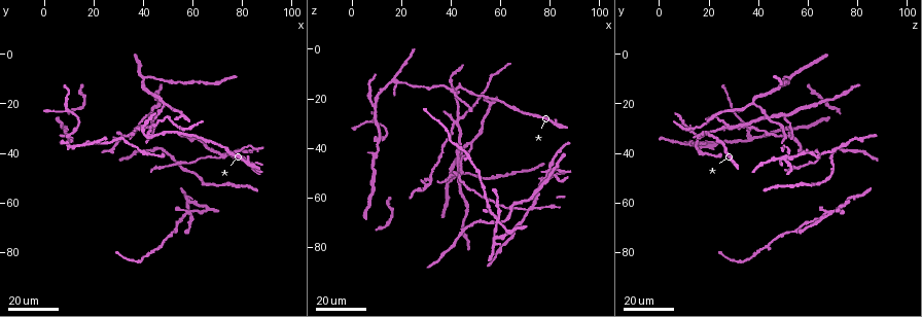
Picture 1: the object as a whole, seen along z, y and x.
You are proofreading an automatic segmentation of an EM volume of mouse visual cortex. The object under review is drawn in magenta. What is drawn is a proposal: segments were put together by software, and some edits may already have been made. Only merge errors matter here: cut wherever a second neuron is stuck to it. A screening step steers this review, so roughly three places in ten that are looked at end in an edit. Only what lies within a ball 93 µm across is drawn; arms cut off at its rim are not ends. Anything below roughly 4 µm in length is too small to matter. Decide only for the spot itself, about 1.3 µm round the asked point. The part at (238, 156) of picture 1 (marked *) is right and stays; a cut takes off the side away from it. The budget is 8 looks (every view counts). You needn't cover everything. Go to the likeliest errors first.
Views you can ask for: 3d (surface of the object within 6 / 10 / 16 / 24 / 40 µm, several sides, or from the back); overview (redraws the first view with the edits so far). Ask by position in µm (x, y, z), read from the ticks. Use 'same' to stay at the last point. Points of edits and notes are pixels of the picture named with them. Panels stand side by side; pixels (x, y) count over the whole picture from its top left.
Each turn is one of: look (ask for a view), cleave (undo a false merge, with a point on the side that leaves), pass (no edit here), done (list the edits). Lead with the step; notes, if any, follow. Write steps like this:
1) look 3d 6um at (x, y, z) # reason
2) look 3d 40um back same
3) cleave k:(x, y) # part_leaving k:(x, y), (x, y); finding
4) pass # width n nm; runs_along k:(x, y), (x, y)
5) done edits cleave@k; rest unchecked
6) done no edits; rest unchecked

look 3d 16um at (40, 39, 17)

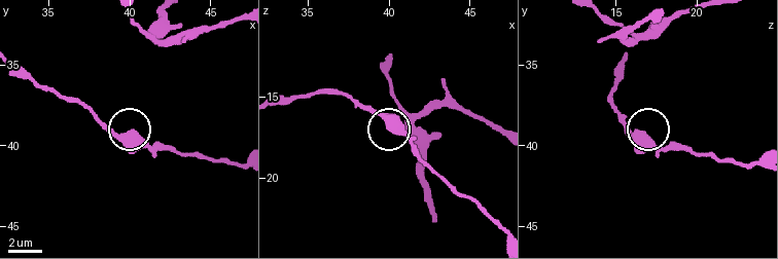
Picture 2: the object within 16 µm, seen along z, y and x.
look 3d 6um at (39.5, 39.4, 16.0)

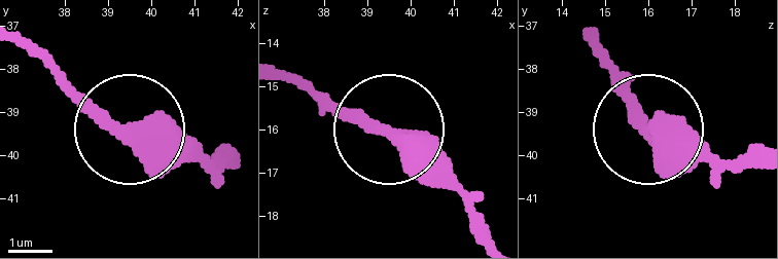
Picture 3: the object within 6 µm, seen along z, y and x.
pass # continuous, no second neuron

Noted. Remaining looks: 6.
look 3d 16um at (45, 26, 44) # four or more arms meet

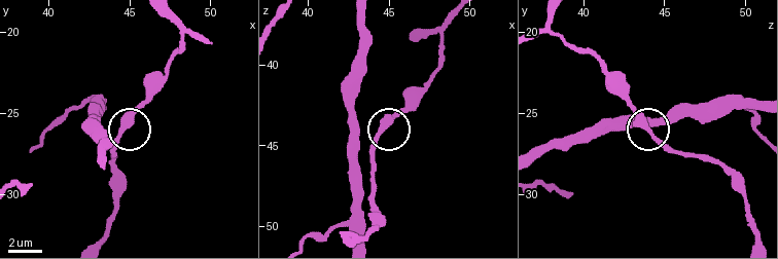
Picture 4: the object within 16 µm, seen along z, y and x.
look 3d 6um at (44.6, 25.9, 43.9)

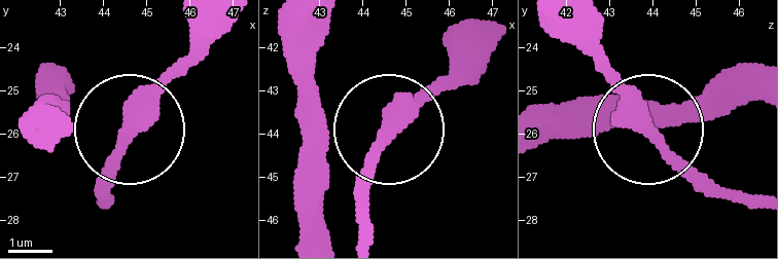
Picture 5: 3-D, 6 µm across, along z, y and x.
pass # width 300 nm; one neuron here

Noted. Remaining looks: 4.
look 3d 24um at (11, 35, 38)

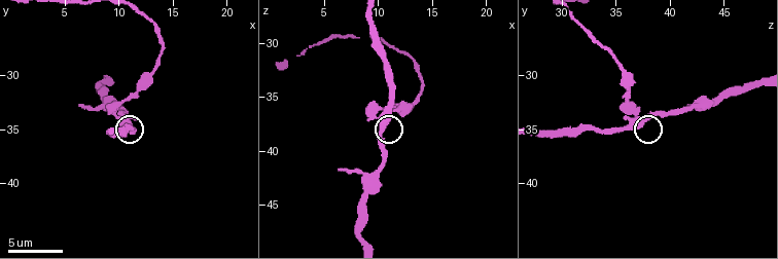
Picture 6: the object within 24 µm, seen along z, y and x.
look 3d 10um at (10.2, 34.2, 37.2) # zoom in

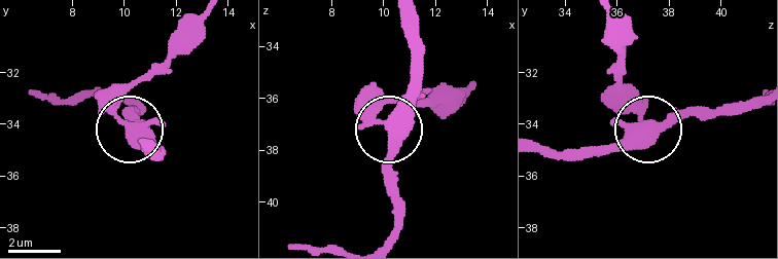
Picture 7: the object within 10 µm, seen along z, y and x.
cleave 7:(109, 104) # width 410 nm; a second neuron is stuck on

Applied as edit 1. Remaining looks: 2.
done edits cleave@7; rest unchecked

